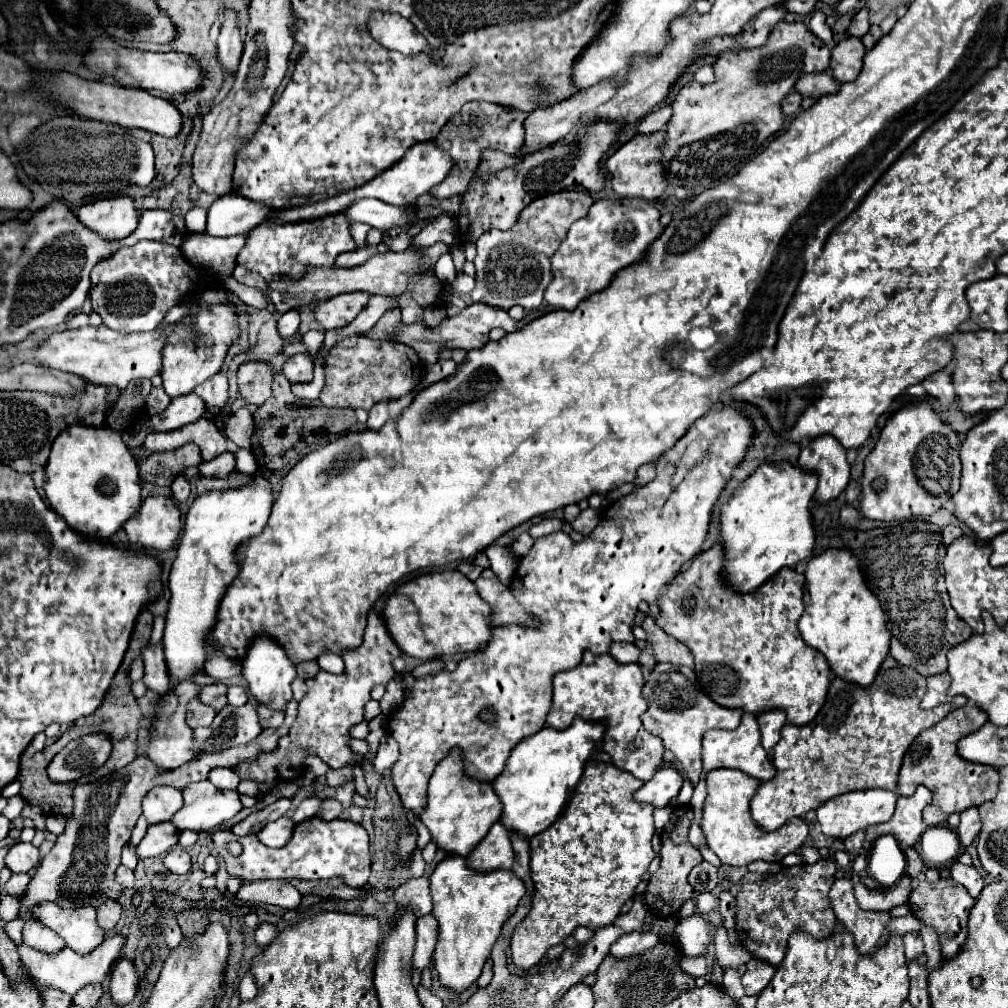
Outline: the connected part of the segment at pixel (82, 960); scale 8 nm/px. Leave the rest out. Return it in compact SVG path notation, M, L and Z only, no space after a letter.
M120 935L108 937L108 939L104 939L102 945L98 945L88 955L80 955L80 953L68 949L68 947L60 949L58 953L42 953L38 949L32 949L32 947L24 945L24 943L20 943L16 947L18 947L18 953L20 953L22 961L26 961L26 967L28 967L28 971L30 971L30 975L34 979L38 979L44 985L62 989L62 991L66 991L70 995L76 995L84 985L92 985L92 983L100 983L102 981L102 977L110 969L110 963L120 955L120 949L124 947L124 941L126 939L120 937Z

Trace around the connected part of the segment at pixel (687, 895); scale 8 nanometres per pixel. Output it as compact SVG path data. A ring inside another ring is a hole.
M678 805L672 809L672 817L668 827L662 833L662 849L660 849L660 869L650 877L648 889L644 893L644 901L648 905L648 911L656 917L670 917L680 911L684 901L692 899L692 887L688 883L688 875L694 865L702 863L702 855L698 849L694 849L688 841L688 827L692 821L692 807L690 805Z

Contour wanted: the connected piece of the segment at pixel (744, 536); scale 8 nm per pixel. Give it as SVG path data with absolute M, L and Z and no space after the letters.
M788 461L762 463L756 473L736 487L720 517L720 541L726 551L724 575L736 591L756 591L782 567L794 567L812 555L816 543L812 519L816 487L818 475Z

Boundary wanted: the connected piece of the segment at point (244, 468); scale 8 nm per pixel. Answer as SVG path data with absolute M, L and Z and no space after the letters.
M236 449L234 451L234 459L236 459L236 471L238 473L246 473L246 475L252 475L256 469L258 469L258 465L256 465L256 461L254 461L254 455L248 451L248 449Z

